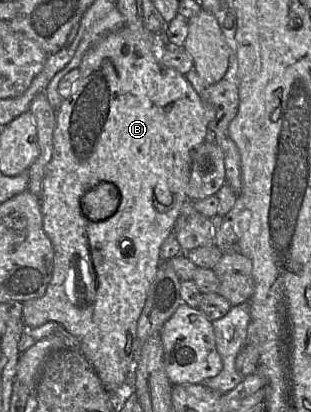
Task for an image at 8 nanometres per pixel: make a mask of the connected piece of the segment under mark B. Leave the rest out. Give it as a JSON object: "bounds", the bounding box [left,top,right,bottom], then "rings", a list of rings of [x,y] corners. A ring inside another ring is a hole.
{"bounds":[22,20,216,393],"rings":[[[138,20],[137,23],[127,24],[117,31],[108,33],[83,56],[78,67],[80,75],[75,83],[73,92],[68,98],[63,99],[57,111],[56,126],[53,134],[53,154],[47,164],[40,193],[43,229],[54,248],[52,278],[45,294],[41,298],[23,302],[22,308],[22,318],[26,327],[36,328],[49,321],[53,321],[61,324],[67,332],[76,337],[79,341],[79,351],[89,361],[105,390],[109,393],[115,393],[124,383],[129,370],[134,367],[137,351],[140,348],[137,337],[137,324],[151,284],[162,263],[161,246],[165,239],[173,233],[180,209],[189,200],[186,195],[186,189],[190,178],[191,151],[206,141],[208,123],[216,115],[215,108],[197,94],[185,75],[162,63],[163,47],[166,47],[166,44],[162,33],[152,33],[143,26],[141,20]],[[102,182],[110,182],[118,187],[121,192],[121,203],[118,211],[110,219],[106,221],[94,221],[84,214],[81,199],[87,191]]]}

